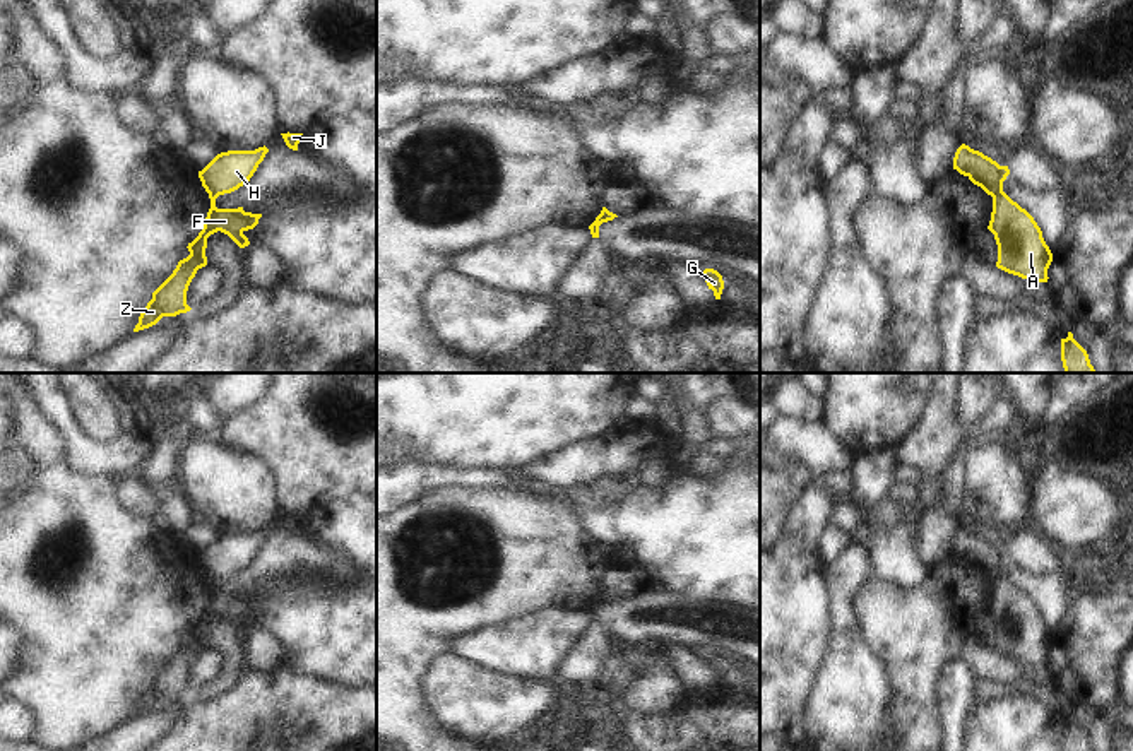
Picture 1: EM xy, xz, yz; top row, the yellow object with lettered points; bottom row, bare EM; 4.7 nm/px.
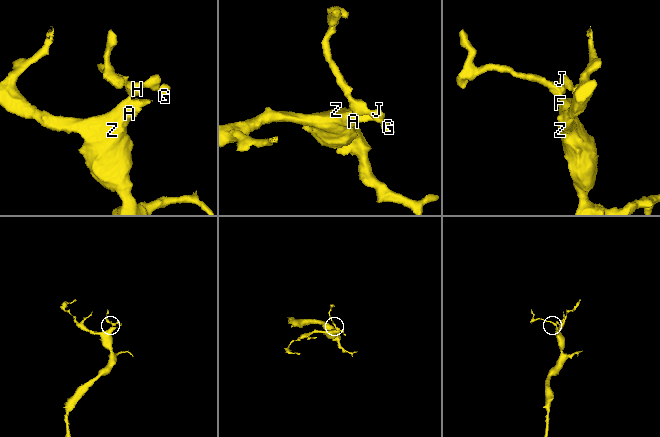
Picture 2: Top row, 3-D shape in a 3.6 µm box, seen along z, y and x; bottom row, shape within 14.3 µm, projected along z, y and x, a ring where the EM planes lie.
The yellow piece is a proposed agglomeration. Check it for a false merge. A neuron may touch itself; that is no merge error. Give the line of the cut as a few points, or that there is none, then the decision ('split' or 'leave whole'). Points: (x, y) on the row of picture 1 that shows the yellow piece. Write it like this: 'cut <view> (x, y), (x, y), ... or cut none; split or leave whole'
cut yz (1002, 189), (993, 197); split

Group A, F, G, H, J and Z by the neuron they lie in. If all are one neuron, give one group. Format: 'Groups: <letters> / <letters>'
Groups: A F Z / G H J

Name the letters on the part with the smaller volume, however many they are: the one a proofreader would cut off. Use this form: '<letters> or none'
G, H, J

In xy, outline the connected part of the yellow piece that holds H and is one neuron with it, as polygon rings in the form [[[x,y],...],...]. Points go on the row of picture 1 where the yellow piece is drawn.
[[[264,145],[255,151],[228,151],[217,154],[199,171],[202,186],[214,198],[238,190],[250,181],[267,152],[269,149]]]

